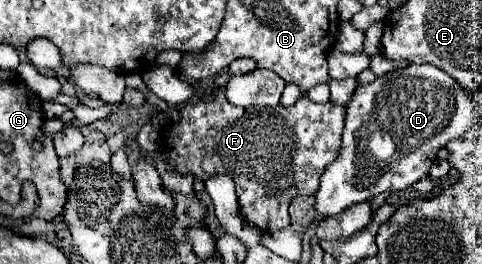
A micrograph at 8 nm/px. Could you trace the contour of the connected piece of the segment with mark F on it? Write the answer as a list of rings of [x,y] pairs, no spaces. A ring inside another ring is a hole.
[[[346,78],[346,80],[330,80],[330,102],[326,104],[314,104],[308,96],[300,96],[298,102],[286,110],[282,106],[274,108],[238,108],[228,104],[224,98],[224,90],[216,88],[212,100],[200,100],[200,102],[188,102],[182,112],[180,112],[180,122],[168,126],[168,130],[162,136],[162,144],[166,148],[166,142],[172,150],[170,154],[170,164],[176,166],[182,174],[192,172],[196,178],[208,180],[216,174],[228,174],[236,182],[236,194],[238,194],[238,204],[242,216],[262,228],[264,232],[276,232],[282,230],[290,224],[288,216],[288,204],[292,202],[294,196],[298,194],[316,194],[318,182],[322,172],[326,170],[328,164],[332,164],[338,156],[338,148],[342,142],[342,128],[344,128],[344,116],[346,116],[346,104],[350,102],[350,96],[354,94],[354,88],[358,86],[356,78]],[[268,190],[284,190],[282,196],[278,192],[272,192],[274,196],[268,196]]]

